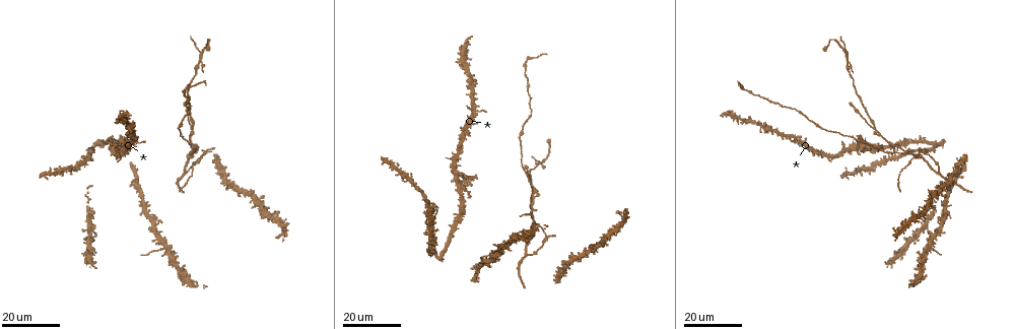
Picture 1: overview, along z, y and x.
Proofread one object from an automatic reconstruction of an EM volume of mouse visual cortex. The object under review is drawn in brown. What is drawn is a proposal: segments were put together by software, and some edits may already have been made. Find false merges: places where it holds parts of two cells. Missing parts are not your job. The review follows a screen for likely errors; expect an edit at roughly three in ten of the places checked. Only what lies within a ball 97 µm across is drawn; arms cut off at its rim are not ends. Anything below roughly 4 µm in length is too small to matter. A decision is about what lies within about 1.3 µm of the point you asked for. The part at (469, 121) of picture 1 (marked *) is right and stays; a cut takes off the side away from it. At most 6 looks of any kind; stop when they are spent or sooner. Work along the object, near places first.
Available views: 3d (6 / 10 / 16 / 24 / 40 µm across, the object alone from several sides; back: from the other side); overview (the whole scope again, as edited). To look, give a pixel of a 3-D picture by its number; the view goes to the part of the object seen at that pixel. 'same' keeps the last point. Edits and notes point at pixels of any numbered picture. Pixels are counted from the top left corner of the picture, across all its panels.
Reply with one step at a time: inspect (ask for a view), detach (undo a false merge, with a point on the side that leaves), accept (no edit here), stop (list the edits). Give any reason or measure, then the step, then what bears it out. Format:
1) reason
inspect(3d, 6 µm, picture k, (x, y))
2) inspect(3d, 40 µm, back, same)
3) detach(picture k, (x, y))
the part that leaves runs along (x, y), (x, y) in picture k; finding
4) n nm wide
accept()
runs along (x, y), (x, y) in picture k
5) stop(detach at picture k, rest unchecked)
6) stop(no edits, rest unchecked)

inspect(3d, 24 µm, picture 1, (115, 147))

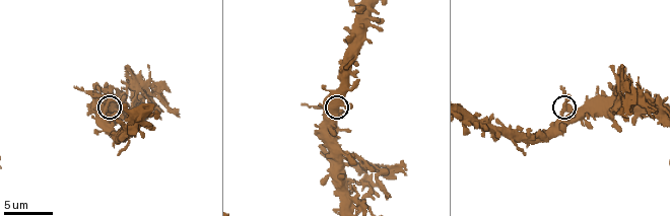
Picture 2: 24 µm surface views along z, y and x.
zoom in
inspect(3d, 10 µm, picture 2, (565, 105))

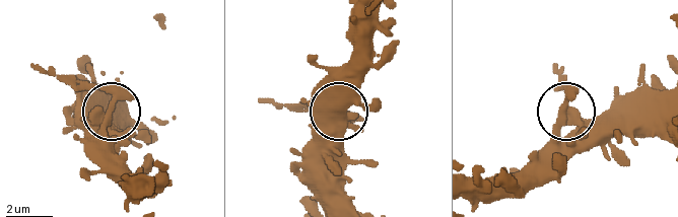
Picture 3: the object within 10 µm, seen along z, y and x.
390 nm wide
accept()
continuous, no second cell

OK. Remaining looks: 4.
inspect(3d, 24 µm, picture 1, (527, 254))

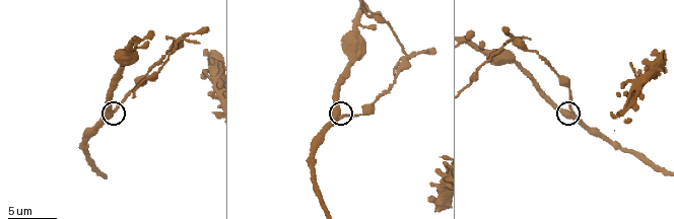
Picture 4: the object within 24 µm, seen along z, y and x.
inspect(3d, 6 µm, picture 4, (344, 115))

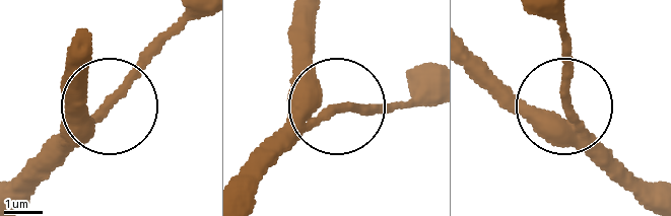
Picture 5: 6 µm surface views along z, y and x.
side arm 15 µm
accept()
runs along (473, 65), (531, 106), (563, 106), (634, 177) in picture 5; continuous, no second cell

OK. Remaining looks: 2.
four-way junction
inspect(3d, 10 µm, picture 4, (513, 38))

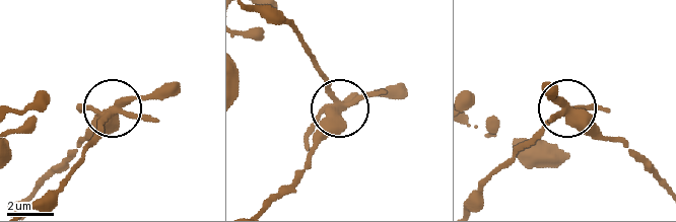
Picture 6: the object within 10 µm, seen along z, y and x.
4 arms
detach(picture 6, (97, 135))
the part that leaves runs along (338, 100), (303, 39), (285, 23), (257, 11) in picture 6; two cells meet here

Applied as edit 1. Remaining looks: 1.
stop(detach at picture 6, rest unchecked)

